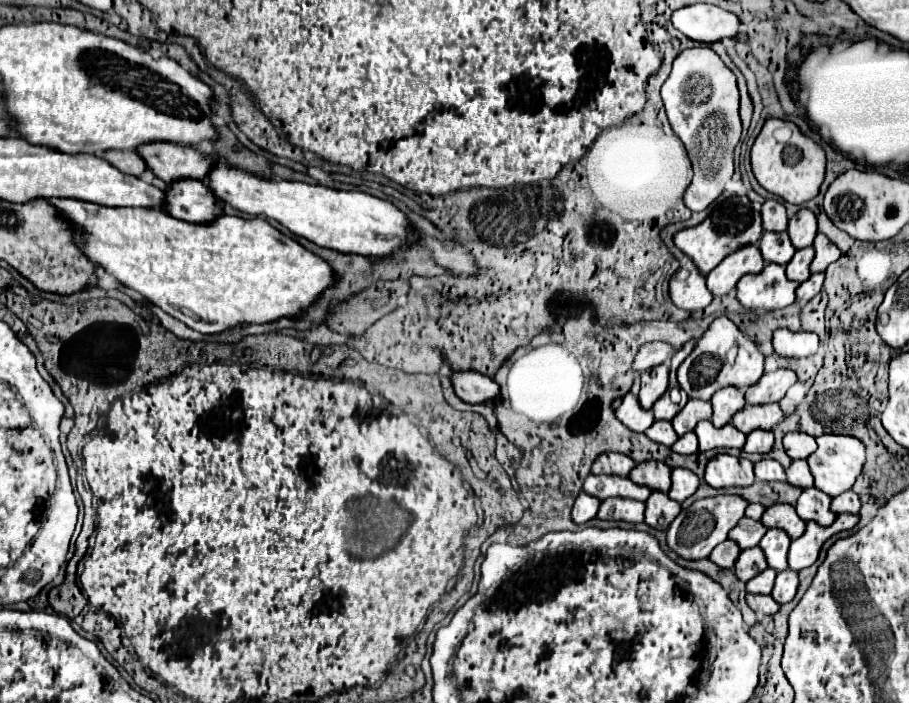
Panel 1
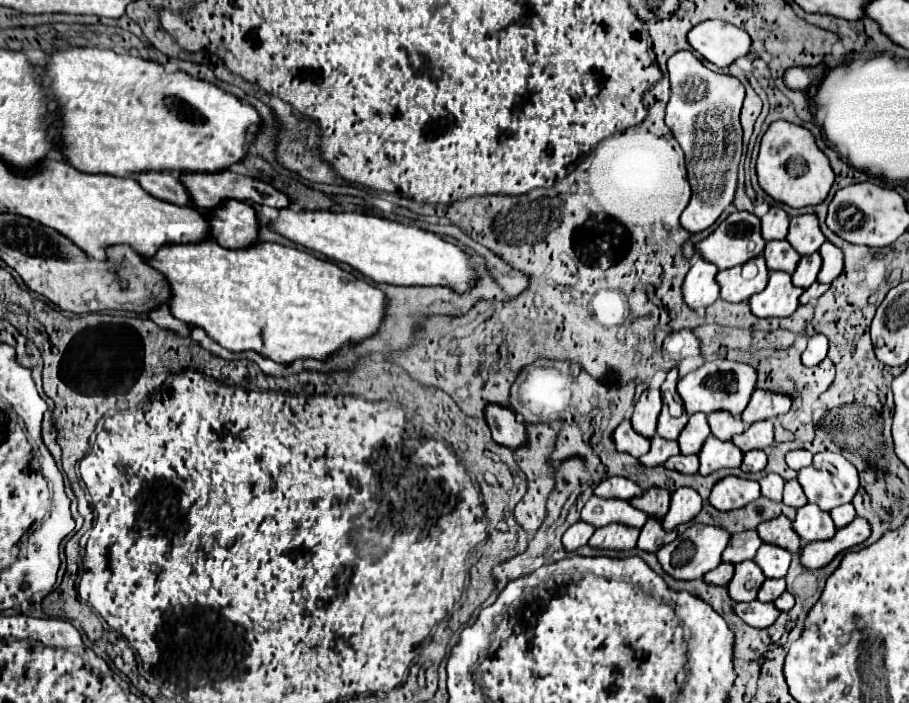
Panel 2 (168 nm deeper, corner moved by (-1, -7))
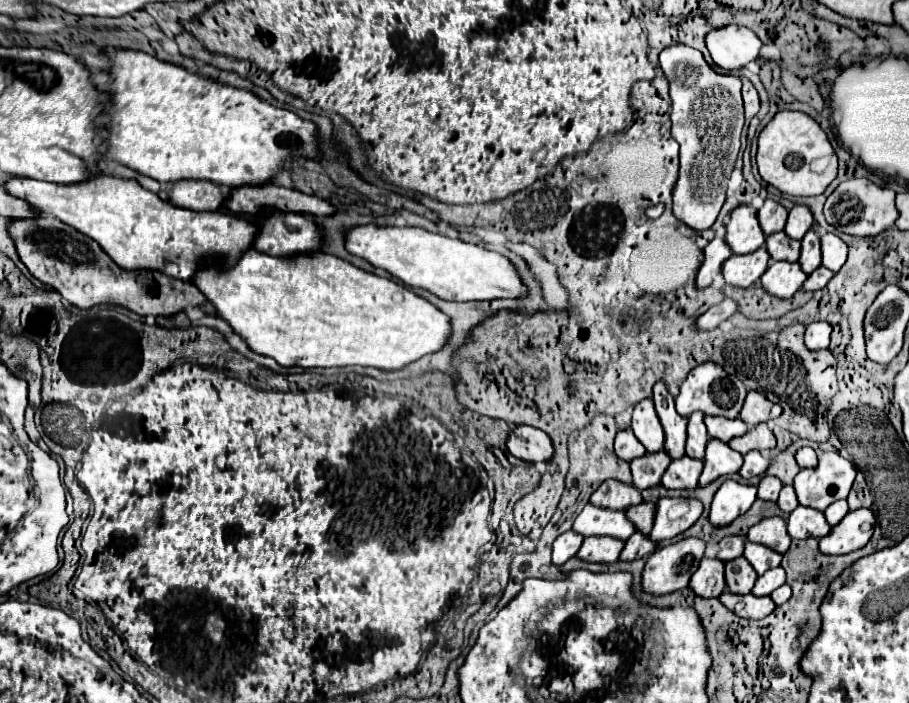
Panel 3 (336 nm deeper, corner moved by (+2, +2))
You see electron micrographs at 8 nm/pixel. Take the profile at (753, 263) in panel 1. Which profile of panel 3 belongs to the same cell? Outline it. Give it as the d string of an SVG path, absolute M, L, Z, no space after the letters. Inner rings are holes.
M762 246L752 254L730 256L722 264L722 274L724 274L726 284L748 288L750 284L754 284L766 272L768 262L770 262L770 254L768 254L766 246Z

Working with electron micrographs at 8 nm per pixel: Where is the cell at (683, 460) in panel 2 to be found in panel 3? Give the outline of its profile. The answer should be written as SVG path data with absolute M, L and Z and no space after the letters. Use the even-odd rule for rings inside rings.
M684 456L684 460L672 460L668 472L664 474L662 486L666 490L692 490L698 486L702 474L702 462Z

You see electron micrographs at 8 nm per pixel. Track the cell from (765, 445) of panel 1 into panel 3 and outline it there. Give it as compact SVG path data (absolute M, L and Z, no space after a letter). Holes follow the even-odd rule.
M748 452L744 456L744 466L740 470L742 478L752 478L752 476L762 476L768 468L768 460L760 452Z

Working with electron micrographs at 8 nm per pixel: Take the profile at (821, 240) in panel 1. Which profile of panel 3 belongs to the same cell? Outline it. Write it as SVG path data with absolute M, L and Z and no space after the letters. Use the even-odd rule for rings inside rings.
M836 234L822 236L822 266L838 272L848 258L848 246Z

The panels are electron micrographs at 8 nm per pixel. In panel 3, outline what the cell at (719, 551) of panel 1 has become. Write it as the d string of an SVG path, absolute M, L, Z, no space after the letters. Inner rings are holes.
M702 558L700 568L692 574L688 588L700 598L718 598L724 588L724 562L716 558Z

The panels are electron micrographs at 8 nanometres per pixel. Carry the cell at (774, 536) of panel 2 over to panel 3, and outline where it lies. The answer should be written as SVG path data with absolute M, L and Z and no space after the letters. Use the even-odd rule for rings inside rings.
M764 518L750 528L748 540L768 546L778 554L784 554L790 548L790 536L786 532L786 522L782 518Z

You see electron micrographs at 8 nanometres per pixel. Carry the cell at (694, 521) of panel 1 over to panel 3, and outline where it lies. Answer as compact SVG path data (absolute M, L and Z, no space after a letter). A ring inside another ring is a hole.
M686 538L654 552L642 570L642 590L652 596L664 596L686 588L704 556L704 550L706 544Z

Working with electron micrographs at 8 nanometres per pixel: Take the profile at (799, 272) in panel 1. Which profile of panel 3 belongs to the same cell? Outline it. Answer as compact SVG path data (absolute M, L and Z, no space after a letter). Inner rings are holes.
M808 230L808 234L802 238L802 254L800 254L800 266L804 268L804 272L814 272L820 262L822 262L822 254L820 254L820 238L814 230Z

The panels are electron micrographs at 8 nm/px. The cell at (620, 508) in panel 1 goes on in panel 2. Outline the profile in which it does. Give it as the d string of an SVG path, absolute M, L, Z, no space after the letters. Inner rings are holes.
M611 523L611 525L599 527L593 533L589 545L591 547L599 547L599 549L619 549L619 551L625 551L625 549L631 549L631 547L637 545L637 537L639 537L639 529L637 527Z

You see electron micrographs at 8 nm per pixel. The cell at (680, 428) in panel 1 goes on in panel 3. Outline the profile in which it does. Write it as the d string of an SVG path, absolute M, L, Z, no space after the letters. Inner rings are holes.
M694 412L688 418L688 440L686 440L686 456L696 458L696 460L704 460L704 450L708 444L710 436L706 432L706 424L704 424L704 414L702 412Z

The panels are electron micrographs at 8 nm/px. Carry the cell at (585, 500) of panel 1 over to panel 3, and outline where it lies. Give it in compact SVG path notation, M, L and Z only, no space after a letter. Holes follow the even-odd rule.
M564 532L556 538L554 542L554 550L552 550L552 564L554 566L562 566L564 562L568 562L572 556L576 556L576 552L582 546L582 536L576 536L576 532Z

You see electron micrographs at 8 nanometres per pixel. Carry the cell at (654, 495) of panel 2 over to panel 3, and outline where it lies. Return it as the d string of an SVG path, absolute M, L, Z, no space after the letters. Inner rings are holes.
M642 502L636 508L628 508L626 518L634 524L634 528L640 534L648 536L650 530L652 530L652 512L654 512L654 504L652 502Z

